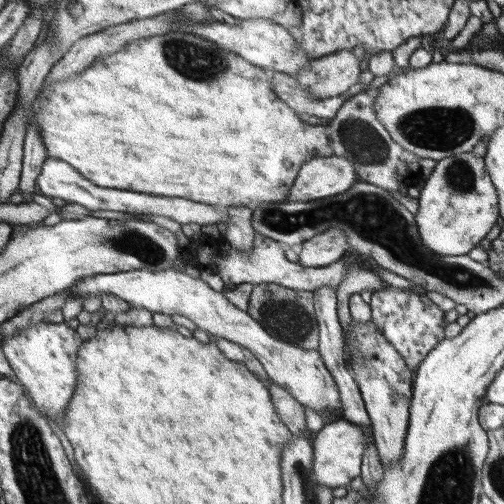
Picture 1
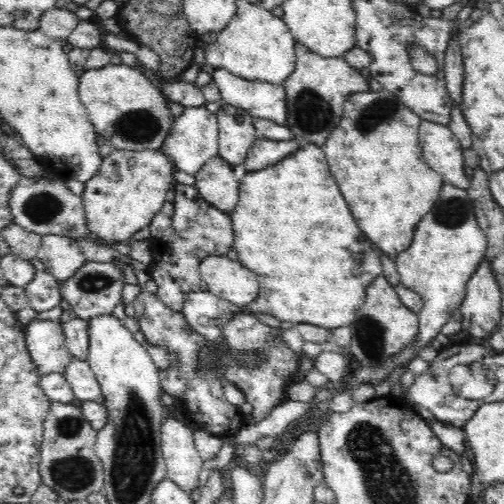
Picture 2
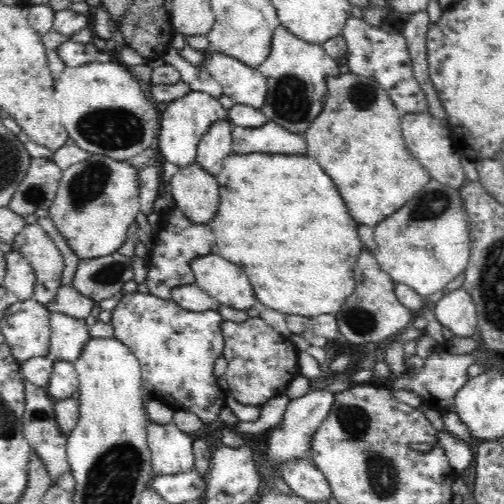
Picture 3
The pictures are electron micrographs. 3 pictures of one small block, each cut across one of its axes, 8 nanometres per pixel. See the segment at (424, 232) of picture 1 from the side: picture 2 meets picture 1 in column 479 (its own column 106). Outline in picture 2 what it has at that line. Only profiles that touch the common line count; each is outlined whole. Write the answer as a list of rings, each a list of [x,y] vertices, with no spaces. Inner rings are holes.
[[[116,150],[104,160],[94,180],[86,182],[82,204],[86,208],[86,224],[92,234],[100,236],[104,244],[132,240],[132,236],[150,226],[150,222],[166,206],[168,192],[178,186],[174,178],[176,166],[162,150]]]

